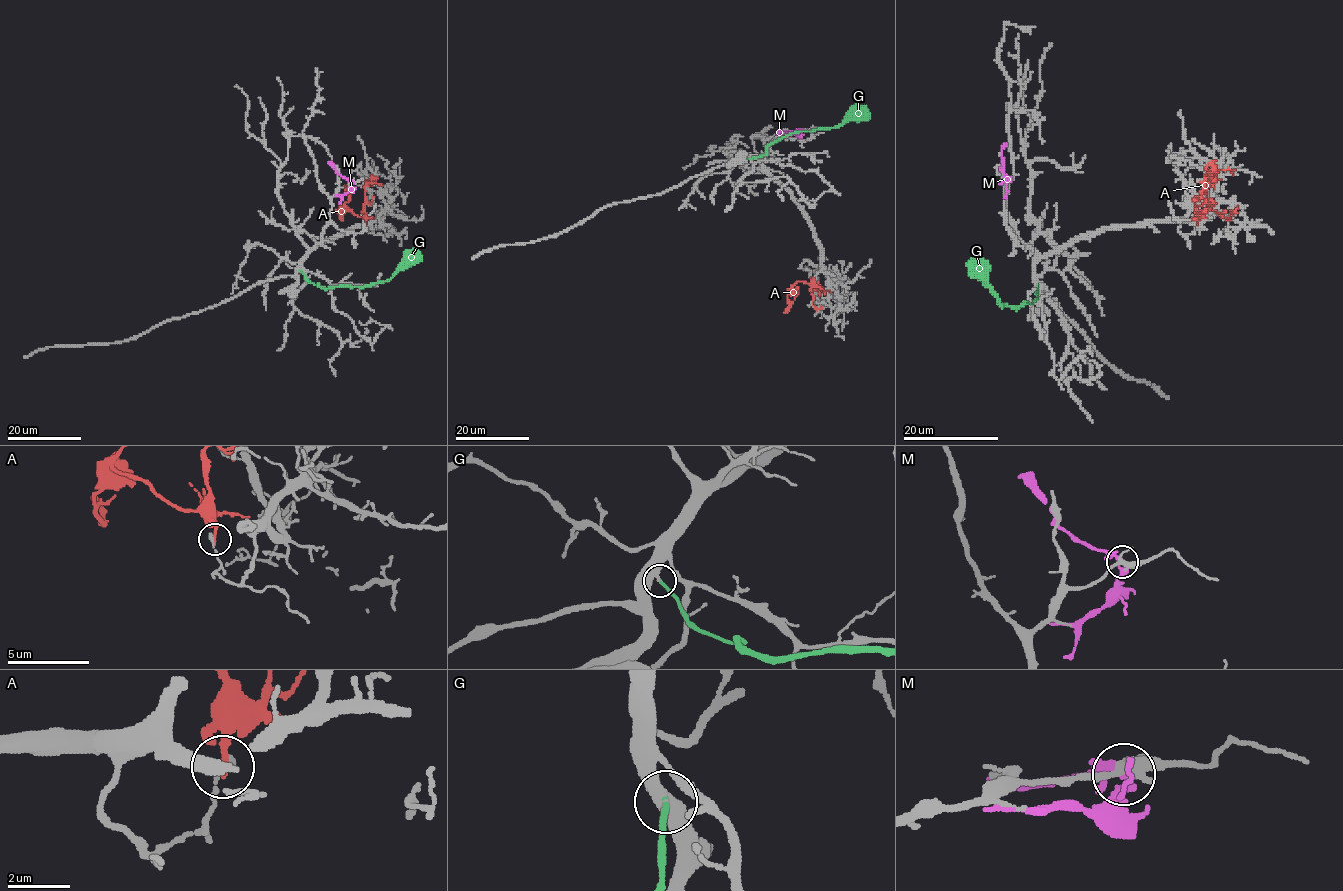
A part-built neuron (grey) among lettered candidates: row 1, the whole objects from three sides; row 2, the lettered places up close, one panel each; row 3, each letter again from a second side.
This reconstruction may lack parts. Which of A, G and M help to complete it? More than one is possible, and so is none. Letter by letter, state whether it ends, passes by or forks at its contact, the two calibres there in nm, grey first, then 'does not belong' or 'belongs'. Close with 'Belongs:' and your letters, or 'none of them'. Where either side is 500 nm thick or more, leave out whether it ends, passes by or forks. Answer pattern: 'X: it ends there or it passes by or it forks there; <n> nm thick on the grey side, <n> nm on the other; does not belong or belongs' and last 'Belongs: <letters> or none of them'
A: it ends there; 170 nm thick on the grey side, 200 nm on the other; does not belong
G: it ends there; 440 nm thick on the grey side, 170 nm on the other; belongs
M: it forks there; 280 nm thick on the grey side, 200 nm on the other; does not belong
Belongs: G

